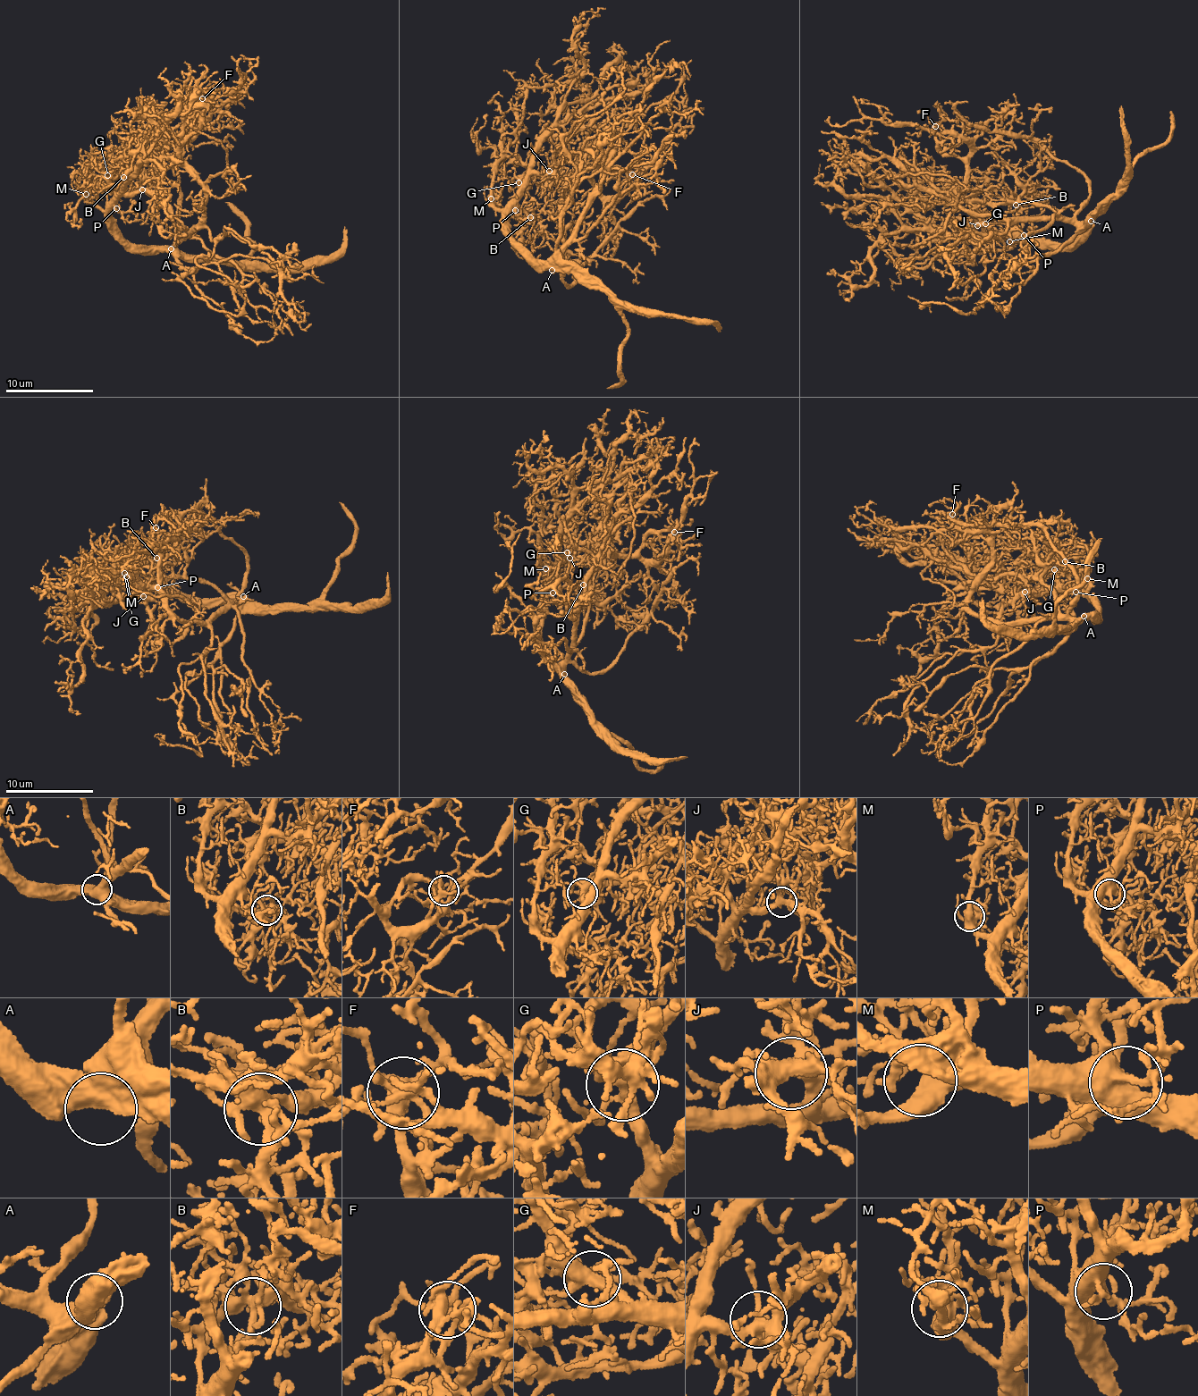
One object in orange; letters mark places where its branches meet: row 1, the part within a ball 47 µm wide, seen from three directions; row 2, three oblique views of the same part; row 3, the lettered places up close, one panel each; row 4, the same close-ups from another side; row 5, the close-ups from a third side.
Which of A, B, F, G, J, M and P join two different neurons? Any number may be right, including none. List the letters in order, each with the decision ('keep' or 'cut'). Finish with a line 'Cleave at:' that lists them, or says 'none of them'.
A: keep
B: keep
F: keep
G: keep
J: keep
M: keep
P: keep
Cleave at: none of them

